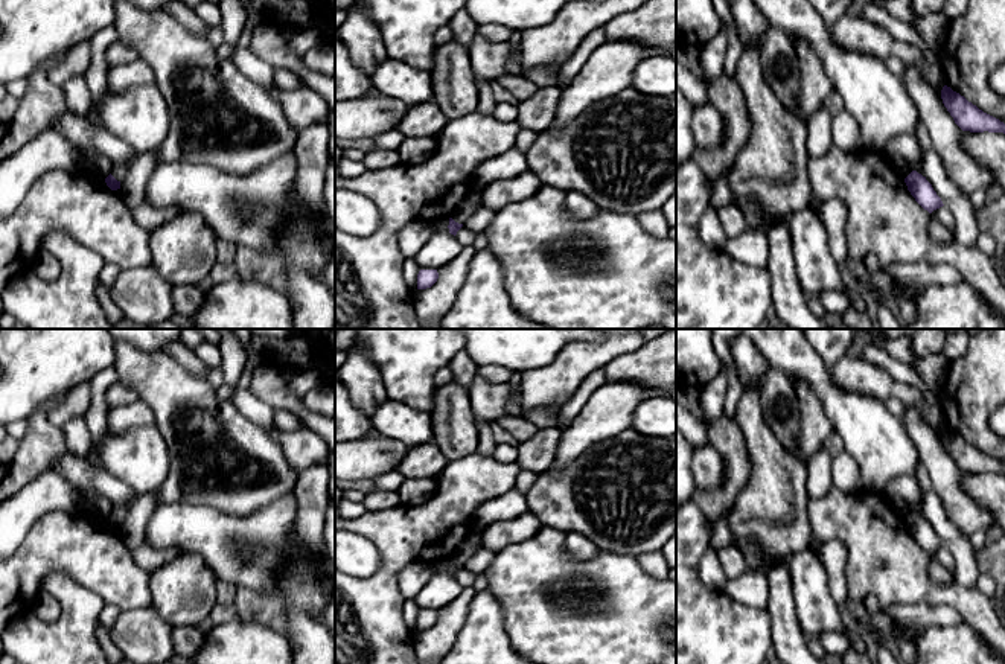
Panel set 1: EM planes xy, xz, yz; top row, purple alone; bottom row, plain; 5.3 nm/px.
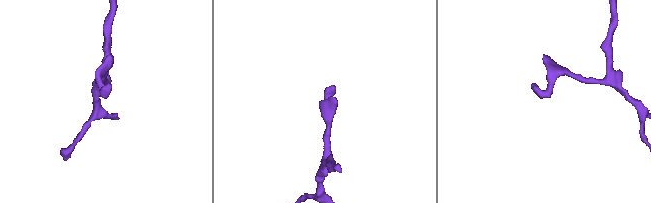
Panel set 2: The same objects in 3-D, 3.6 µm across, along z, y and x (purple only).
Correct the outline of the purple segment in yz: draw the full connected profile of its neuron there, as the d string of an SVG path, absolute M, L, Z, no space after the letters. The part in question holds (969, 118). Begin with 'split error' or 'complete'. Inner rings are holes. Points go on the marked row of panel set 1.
complete | M944 85L941 90L941 99L950 116L953 117L955 123L962 131L970 132L1003 132L1005 134L1005 123L999 119L984 113L976 105L968 102L964 96L953 91L950 87Z

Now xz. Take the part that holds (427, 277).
complete | M420 270L417 274L417 289L431 288L439 279L437 270Z

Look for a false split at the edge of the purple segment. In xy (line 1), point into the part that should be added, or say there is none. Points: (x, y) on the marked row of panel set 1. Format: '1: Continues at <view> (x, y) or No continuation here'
1: No continuation here

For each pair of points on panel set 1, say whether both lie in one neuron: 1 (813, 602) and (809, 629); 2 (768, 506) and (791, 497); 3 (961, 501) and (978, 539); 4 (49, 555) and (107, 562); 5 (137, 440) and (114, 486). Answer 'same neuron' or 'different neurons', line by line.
1: same neuron
2: same neuron
3: different neurons
4: same neuron
5: different neurons

